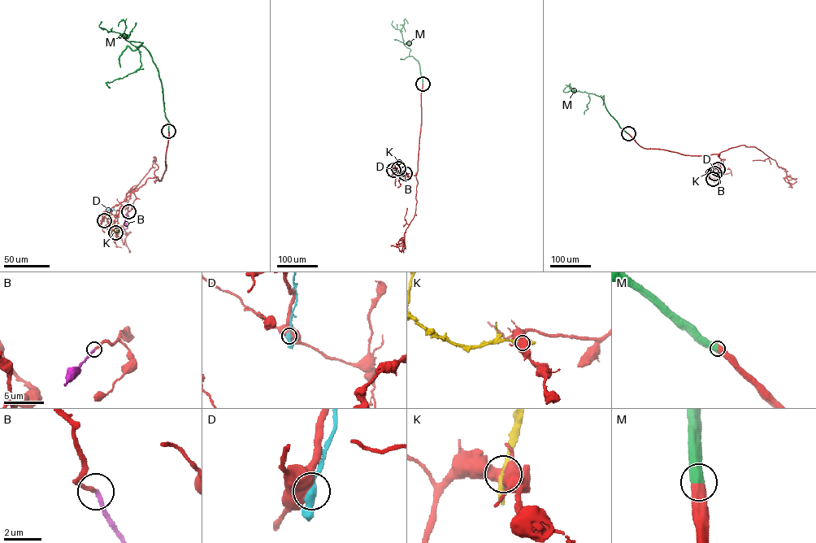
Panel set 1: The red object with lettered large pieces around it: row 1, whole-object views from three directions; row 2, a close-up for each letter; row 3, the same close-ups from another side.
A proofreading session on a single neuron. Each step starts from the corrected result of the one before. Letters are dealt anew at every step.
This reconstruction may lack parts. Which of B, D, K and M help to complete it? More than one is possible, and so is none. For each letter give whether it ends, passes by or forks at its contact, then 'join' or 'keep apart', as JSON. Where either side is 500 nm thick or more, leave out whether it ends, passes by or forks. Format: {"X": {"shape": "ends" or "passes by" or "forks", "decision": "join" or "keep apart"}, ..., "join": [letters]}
{"B": {"shape": "ends", "decision": "join"}, "D": {"decision": "keep apart"}, "K": {"decision": "keep apart"}, "M": {"decision": "join"}, "join": ["B", "M"]}

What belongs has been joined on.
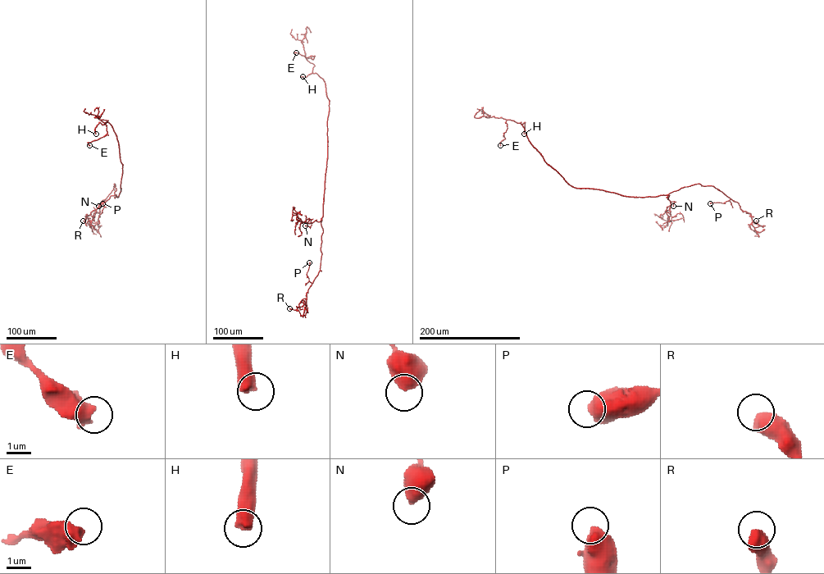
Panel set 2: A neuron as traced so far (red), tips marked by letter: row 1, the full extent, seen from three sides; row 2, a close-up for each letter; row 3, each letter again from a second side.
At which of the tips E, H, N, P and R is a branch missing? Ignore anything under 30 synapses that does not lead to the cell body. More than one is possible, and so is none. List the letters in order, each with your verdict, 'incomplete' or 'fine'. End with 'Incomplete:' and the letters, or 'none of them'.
E: fine
H: incomplete
N: fine
P: fine
R: fine
Incomplete: H

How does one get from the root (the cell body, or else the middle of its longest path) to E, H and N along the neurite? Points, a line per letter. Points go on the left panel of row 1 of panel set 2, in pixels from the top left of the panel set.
E: (120, 192), (122, 164), (108, 120), (100, 120), (106, 134), (88, 142), (89, 145)
H: (120, 192), (122, 164), (116, 134), (108, 122), (102, 125), (99, 122), (95, 129), (96, 134)
N: (120, 192), (118, 197), (111, 195), (98, 206)

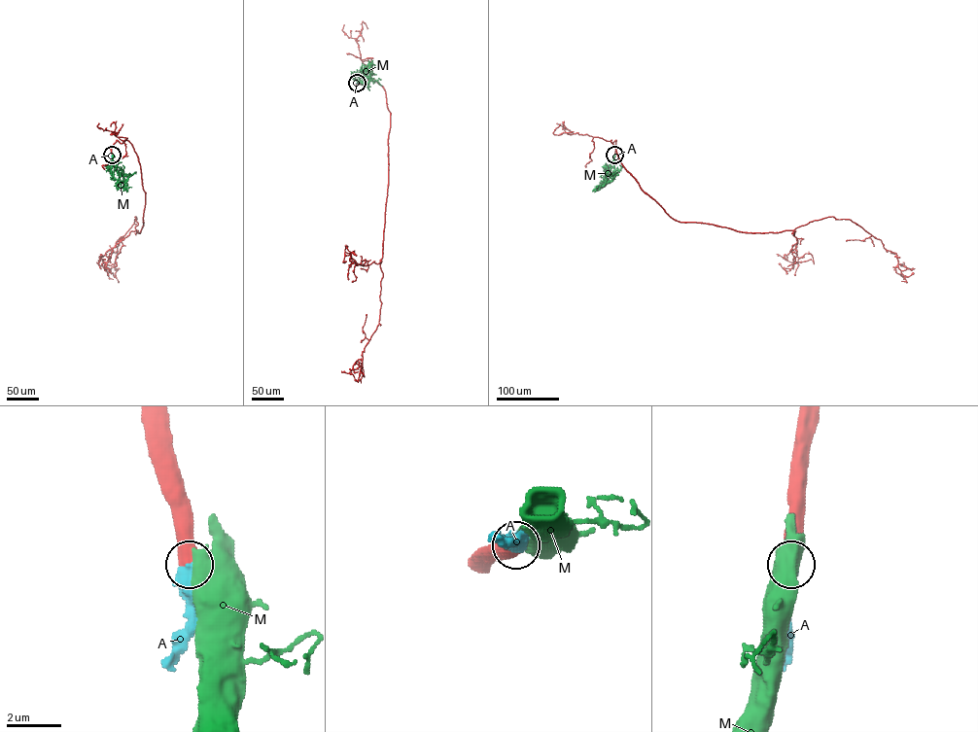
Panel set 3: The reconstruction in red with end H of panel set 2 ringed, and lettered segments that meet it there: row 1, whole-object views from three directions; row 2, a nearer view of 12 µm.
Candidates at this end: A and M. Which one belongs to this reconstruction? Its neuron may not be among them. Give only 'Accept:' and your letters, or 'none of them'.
Accept: A

